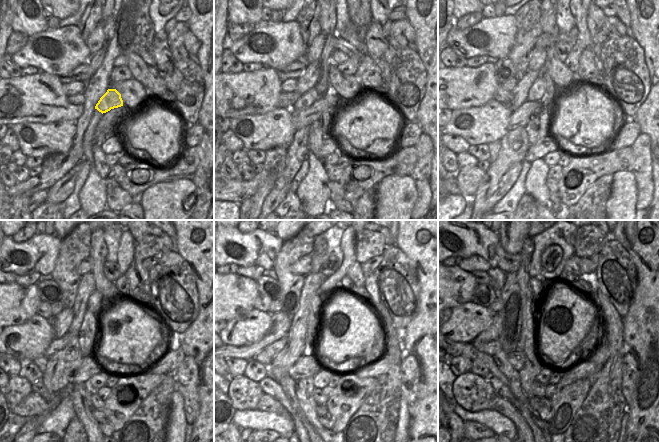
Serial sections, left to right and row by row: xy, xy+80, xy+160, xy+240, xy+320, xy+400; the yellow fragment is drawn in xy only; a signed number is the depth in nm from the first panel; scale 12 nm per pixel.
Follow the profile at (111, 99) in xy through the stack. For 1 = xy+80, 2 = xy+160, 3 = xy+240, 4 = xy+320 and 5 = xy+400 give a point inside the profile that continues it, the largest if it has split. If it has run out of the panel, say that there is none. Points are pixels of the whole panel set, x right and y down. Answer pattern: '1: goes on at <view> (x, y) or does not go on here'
1: goes on at xy+80 (301, 117)
2: goes on at xy+160 (520, 117)
3: goes on at xy+240 (56, 345)
4: goes on at xy+320 (272, 349)
5: goes on at xy+400 (490, 348)

